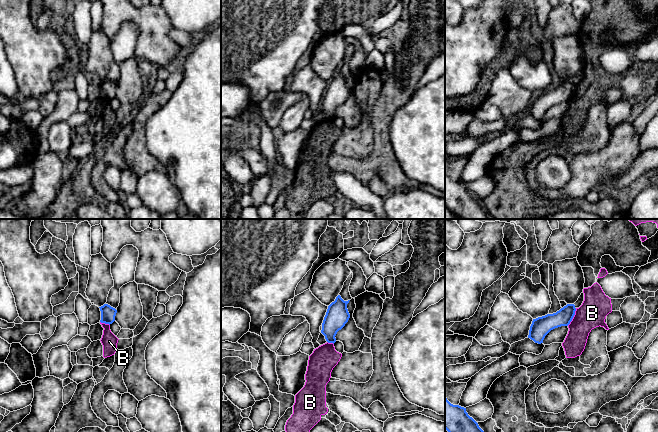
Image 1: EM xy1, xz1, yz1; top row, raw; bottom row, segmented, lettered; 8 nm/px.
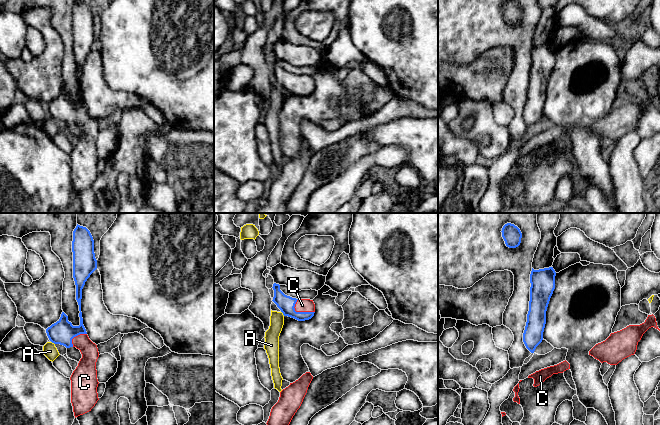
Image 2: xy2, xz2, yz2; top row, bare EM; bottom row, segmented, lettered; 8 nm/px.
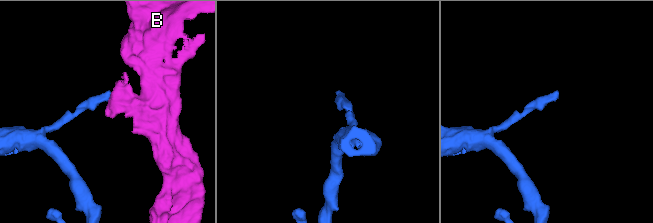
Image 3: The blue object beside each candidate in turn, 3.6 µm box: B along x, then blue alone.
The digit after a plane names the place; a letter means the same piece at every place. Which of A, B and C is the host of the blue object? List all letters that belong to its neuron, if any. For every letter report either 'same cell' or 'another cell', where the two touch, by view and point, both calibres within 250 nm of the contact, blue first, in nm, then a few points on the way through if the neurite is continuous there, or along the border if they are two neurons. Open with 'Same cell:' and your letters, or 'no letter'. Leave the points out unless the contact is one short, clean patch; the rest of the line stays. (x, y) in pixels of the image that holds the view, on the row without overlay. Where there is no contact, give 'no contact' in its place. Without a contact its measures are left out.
Same cell: C
A: another cell; meets blue in xz2 at (282, 88); 140 nm thick on the blue side, 110 nm on the other; border along xz2 (281, 87), (284, 91)
B: another cell; meets blue in yz1 at (573, 92); 140 nm thick on the blue side, 220 nm on the other; border along yz1 (576, 84), (572, 96), (567, 101)
C: same cell; meets blue in xz2 at (300, 88); 140 nm thick on the blue side, 110 nm on the other; runs through xz2 (286, 80), (300, 88), (302, 81)

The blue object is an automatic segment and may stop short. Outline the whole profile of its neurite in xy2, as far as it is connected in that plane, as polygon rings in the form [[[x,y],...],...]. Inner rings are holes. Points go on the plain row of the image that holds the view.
[[[77,0],[73,7],[73,54],[76,61],[76,76],[79,81],[80,101],[73,102],[62,88],[60,95],[46,105],[49,116],[66,124],[76,123],[82,134],[73,147],[71,156],[71,179],[75,194],[95,182],[98,174],[96,138],[99,133],[97,121],[93,119],[83,101],[81,88],[82,65],[90,51],[97,45],[94,16],[90,7]]]

